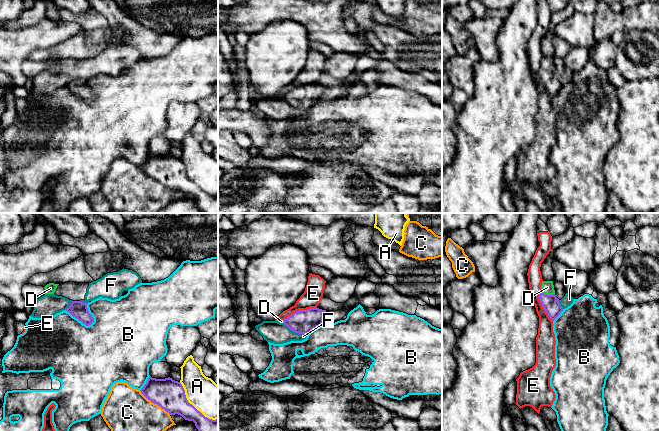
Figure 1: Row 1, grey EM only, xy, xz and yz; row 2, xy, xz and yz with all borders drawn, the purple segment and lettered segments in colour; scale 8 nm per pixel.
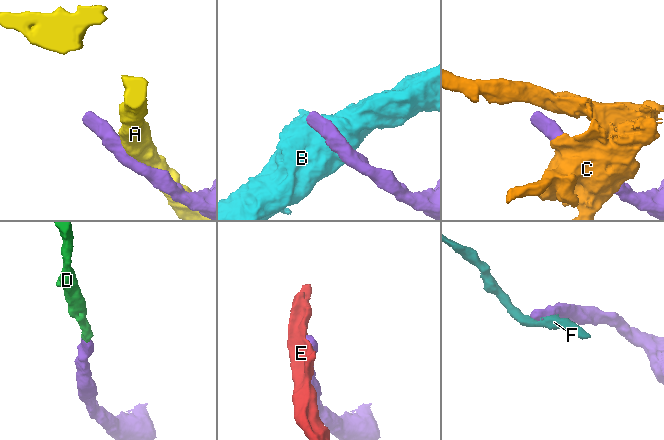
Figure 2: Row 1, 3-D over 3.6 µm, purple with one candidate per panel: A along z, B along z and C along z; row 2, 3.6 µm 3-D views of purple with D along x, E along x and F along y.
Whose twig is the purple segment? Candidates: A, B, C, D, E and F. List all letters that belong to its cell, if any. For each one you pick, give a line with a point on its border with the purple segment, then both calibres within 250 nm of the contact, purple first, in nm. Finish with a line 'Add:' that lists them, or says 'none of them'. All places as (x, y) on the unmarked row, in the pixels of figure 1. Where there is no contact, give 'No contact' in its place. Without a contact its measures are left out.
D: Touches purple at yz (548, 71). Thickness 140 nm (purple) against 110 nm
Add: D

